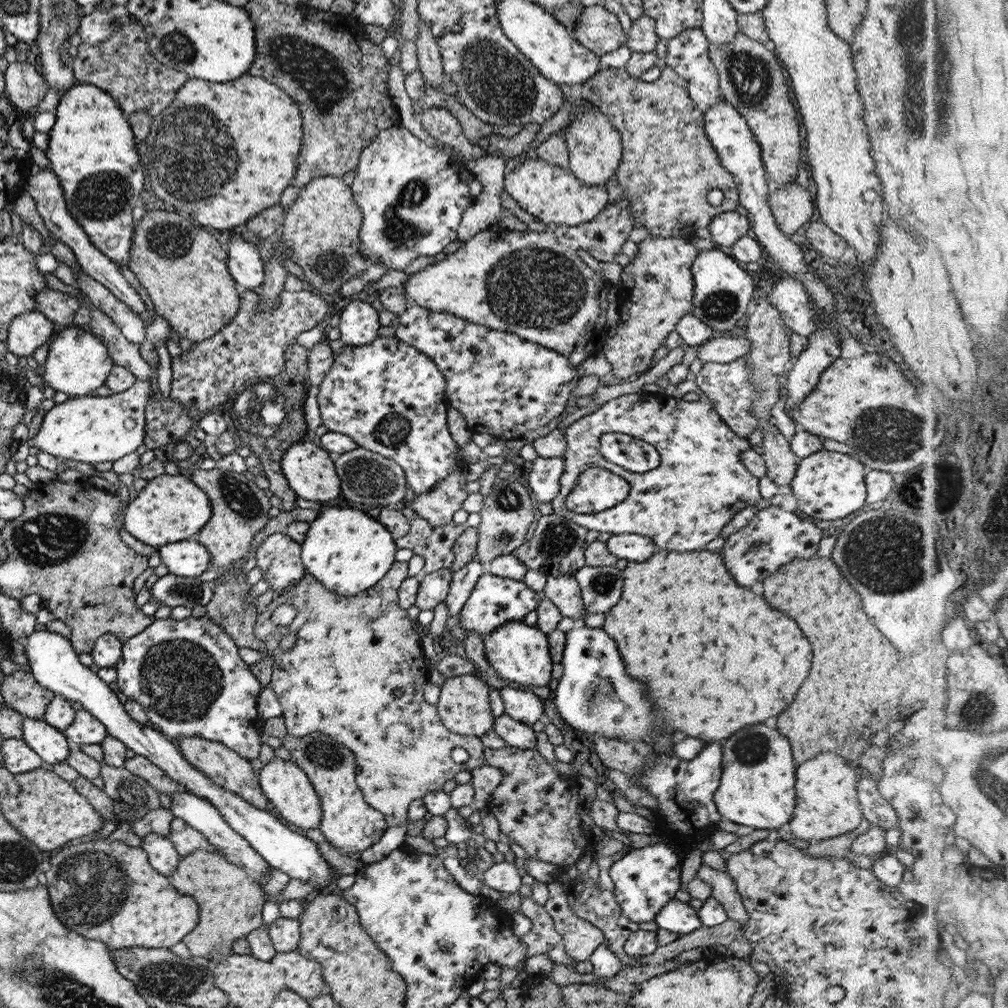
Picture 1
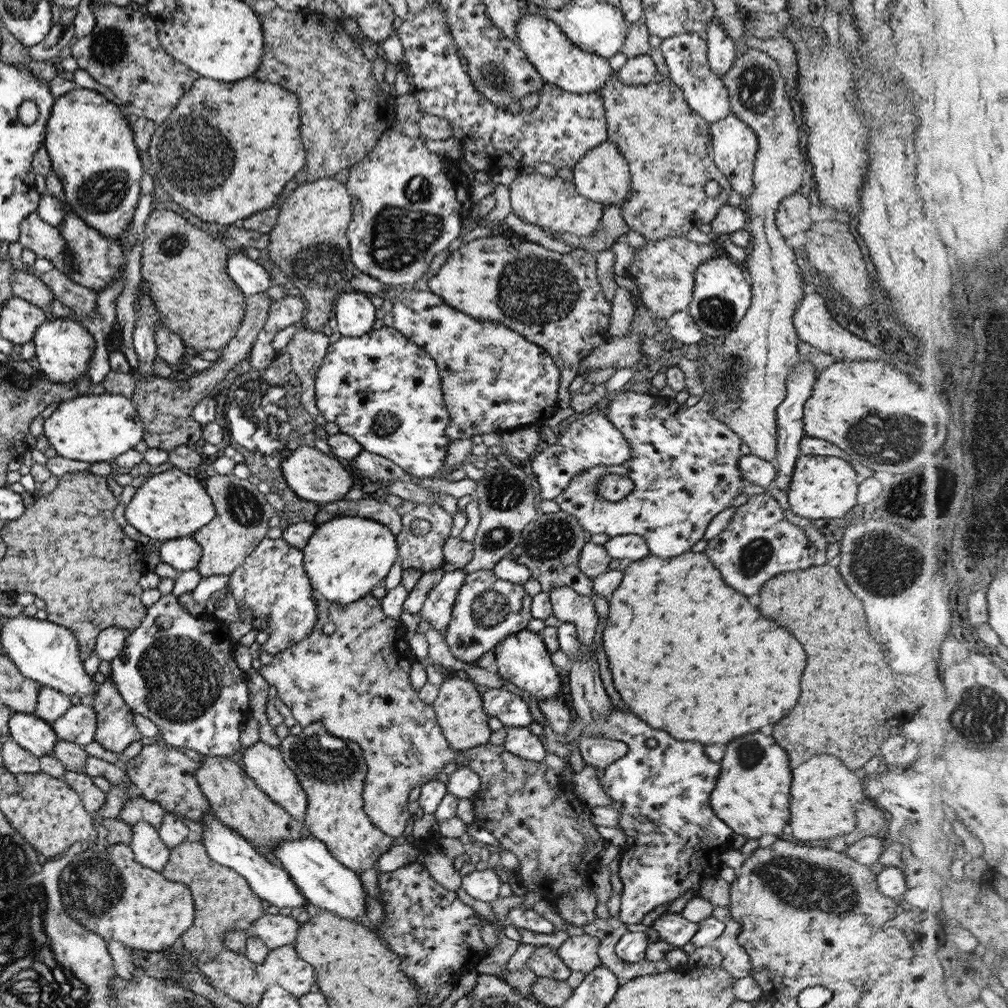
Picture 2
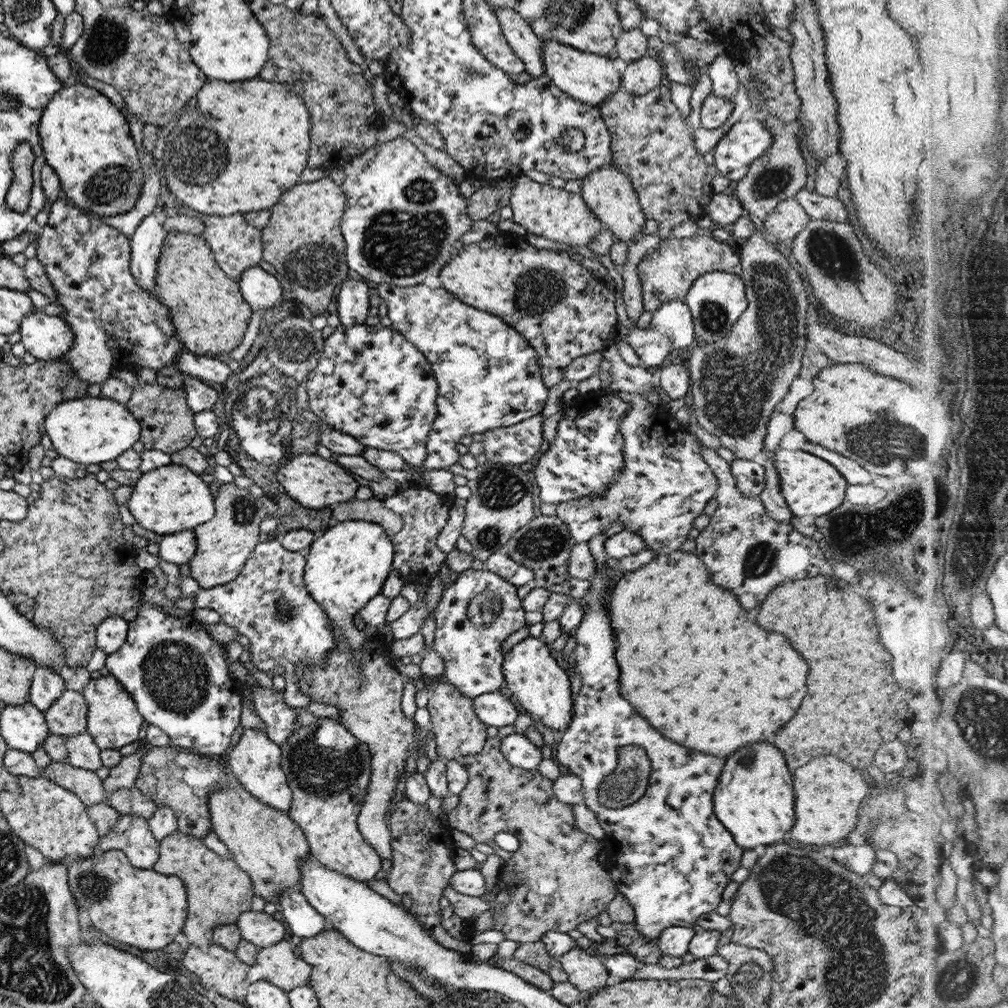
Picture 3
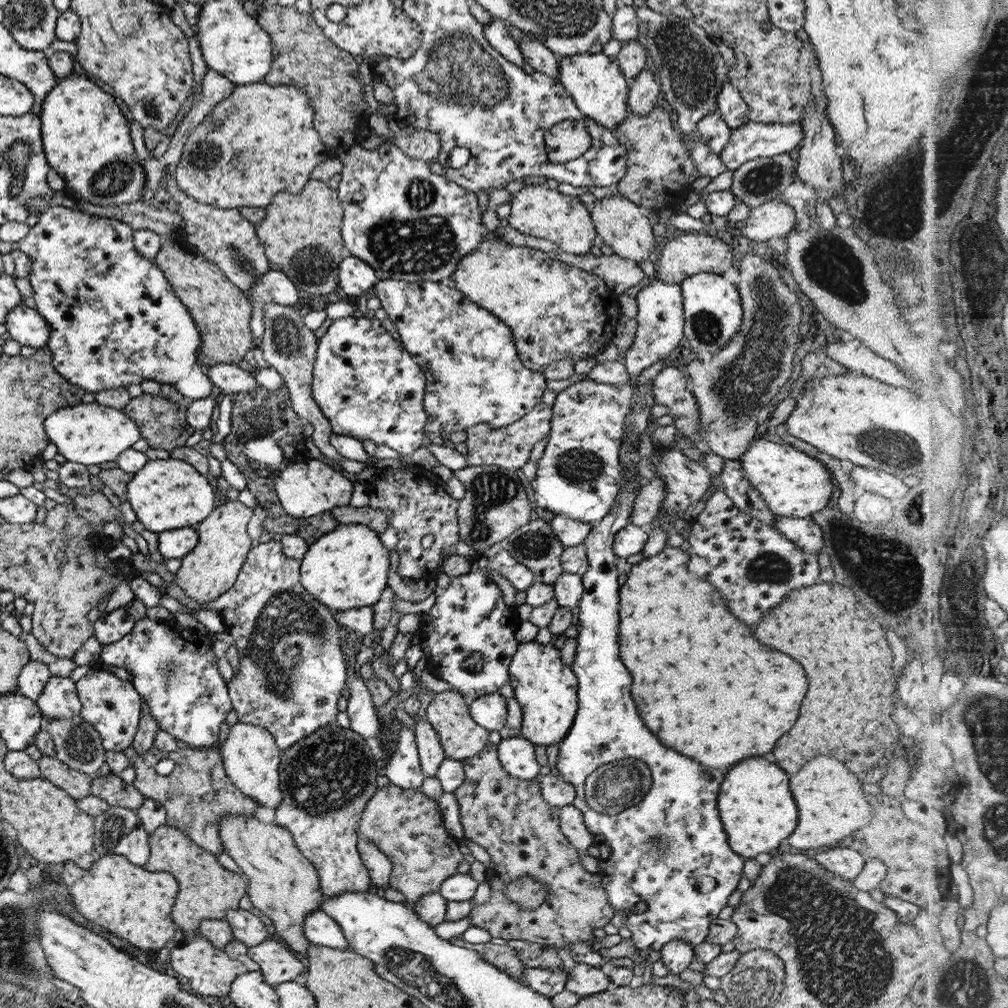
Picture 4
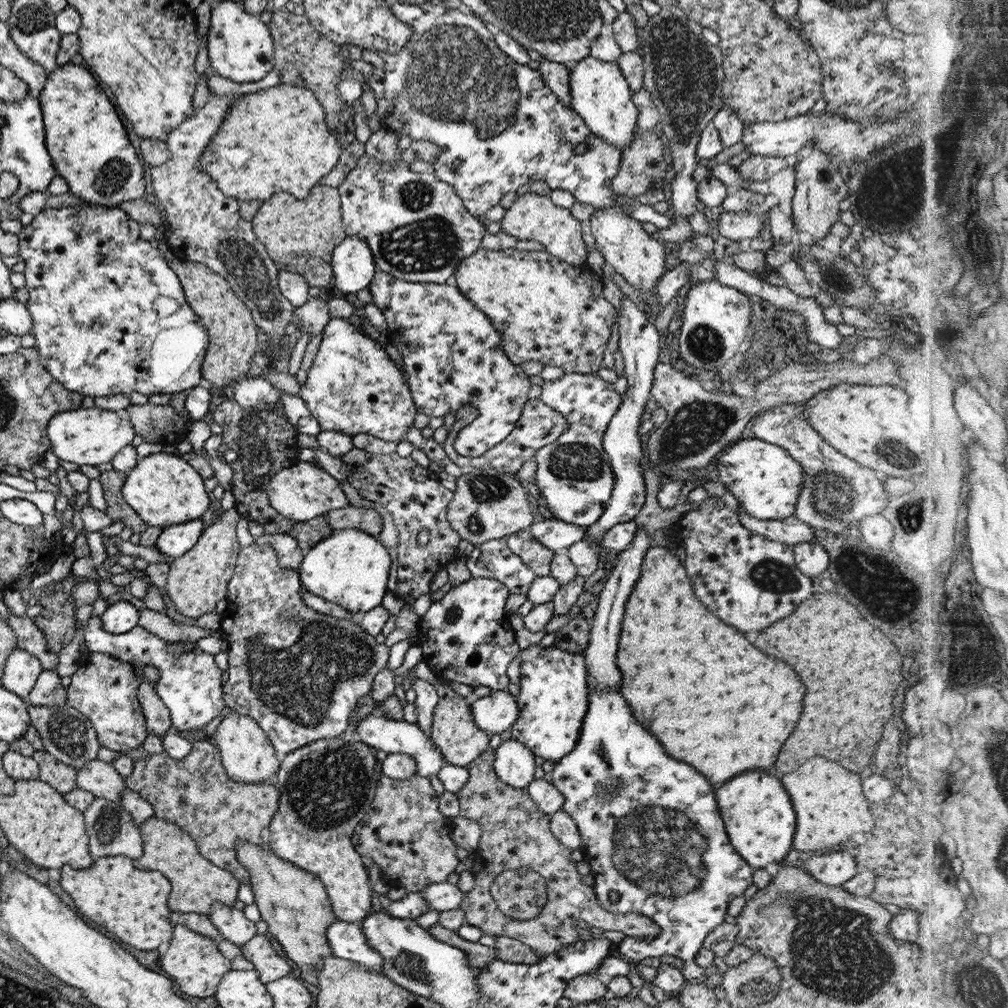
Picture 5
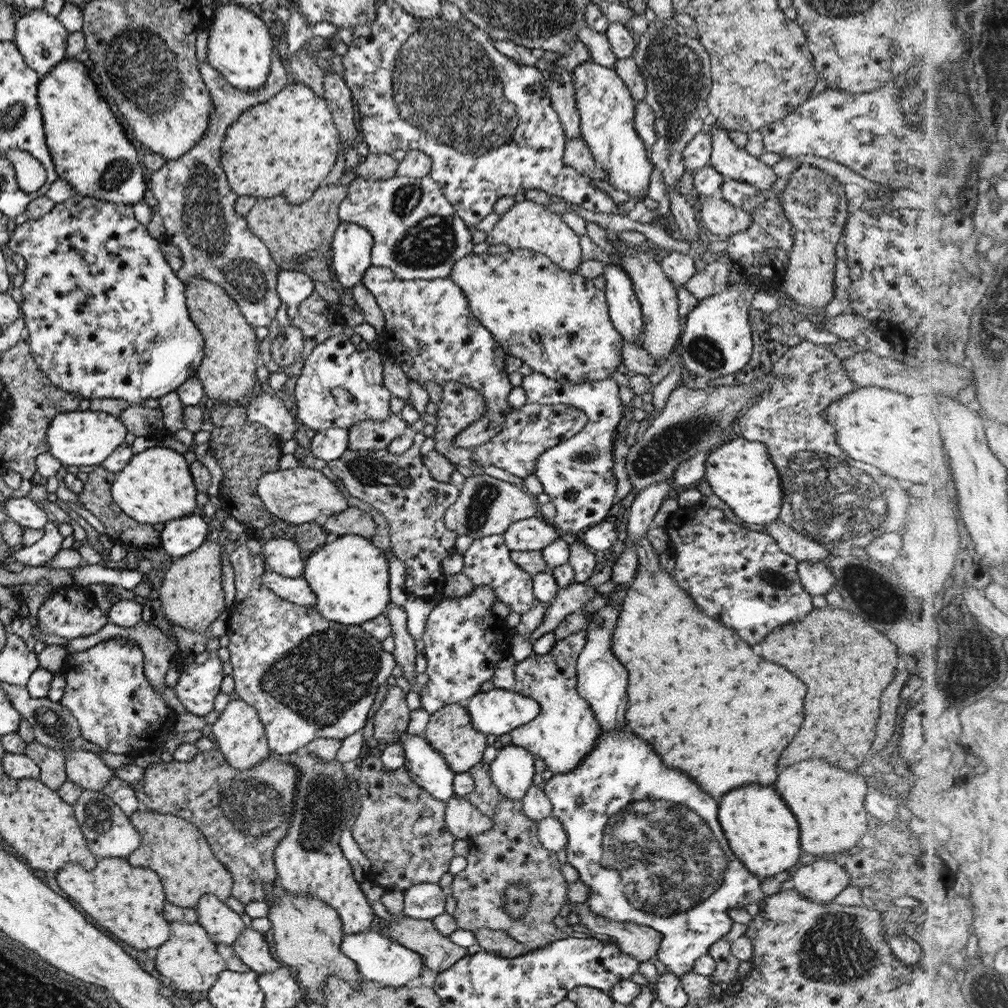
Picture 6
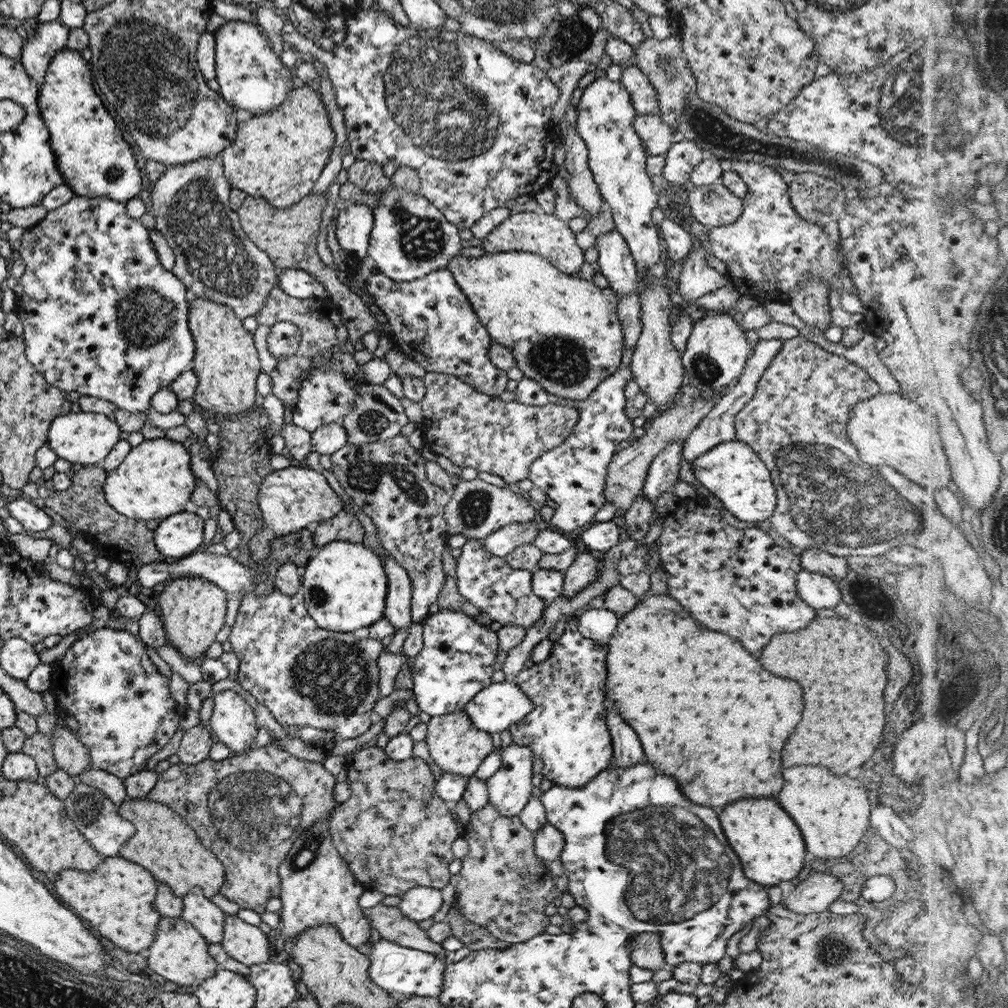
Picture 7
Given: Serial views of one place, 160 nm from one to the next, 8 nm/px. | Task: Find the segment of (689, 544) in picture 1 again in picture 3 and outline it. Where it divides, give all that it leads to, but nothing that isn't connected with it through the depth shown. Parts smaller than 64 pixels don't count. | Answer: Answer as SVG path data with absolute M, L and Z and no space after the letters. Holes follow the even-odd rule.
M619 391L616 394L621 401L629 403L625 418L619 422L619 431L623 437L623 468L615 474L613 482L598 497L581 497L572 501L560 502L555 515L566 524L575 544L587 543L592 536L606 530L612 524L620 522L622 529L629 530L645 540L645 549L656 555L677 551L685 542L687 532L691 530L694 518L705 508L708 500L714 498L718 482L711 470L707 468L705 459L697 448L697 438L687 430L685 424L677 422L674 416L663 409L662 405L651 410L642 395Z

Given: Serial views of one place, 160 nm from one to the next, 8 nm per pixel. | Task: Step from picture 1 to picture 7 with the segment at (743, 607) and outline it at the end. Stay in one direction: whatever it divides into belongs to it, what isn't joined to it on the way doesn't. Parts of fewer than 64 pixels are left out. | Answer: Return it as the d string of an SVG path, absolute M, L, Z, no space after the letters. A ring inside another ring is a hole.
M636 494L636 499L628 506L623 515L624 530L627 536L637 544L643 540L651 521L654 518L654 505L640 494ZM667 593L641 596L639 602L616 622L615 630L607 640L606 679L603 684L603 693L605 697L613 701L614 709L619 713L619 716L637 734L647 762L653 768L657 768L661 774L671 776L679 784L679 788L687 796L687 800L691 800L695 804L711 806L711 808L715 808L715 806L721 808L729 802L733 802L737 798L745 798L745 796L771 796L773 792L777 792L783 786L781 764L779 764L781 748L801 718L801 686L797 682L791 682L787 678L777 678L777 676L765 672L757 664L757 659L751 656L747 650L743 650L734 638L698 625L689 616L689 613Z

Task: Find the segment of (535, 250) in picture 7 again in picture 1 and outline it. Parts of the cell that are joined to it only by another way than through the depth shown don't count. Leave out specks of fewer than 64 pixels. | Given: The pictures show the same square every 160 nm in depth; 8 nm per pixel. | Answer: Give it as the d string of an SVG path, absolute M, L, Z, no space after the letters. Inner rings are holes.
M536 157L535 159L526 158L521 164L514 165L504 176L502 188L521 210L546 225L553 223L559 226L572 227L589 222L597 214L600 214L601 210L608 204L607 193L604 187L600 187L599 185L592 187L582 185L568 169L547 164L540 157Z

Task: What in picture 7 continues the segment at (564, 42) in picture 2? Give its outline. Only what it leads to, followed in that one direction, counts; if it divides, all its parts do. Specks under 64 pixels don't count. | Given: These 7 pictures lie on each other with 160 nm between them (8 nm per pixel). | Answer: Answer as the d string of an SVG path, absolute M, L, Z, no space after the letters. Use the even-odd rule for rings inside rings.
M607 77L596 78L585 88L581 89L581 95L576 105L575 131L586 144L586 161L592 174L592 179L597 185L598 191L604 200L604 204L610 210L614 229L623 237L630 255L636 266L638 282L641 286L647 283L647 275L641 273L644 267L649 267L659 260L661 245L659 245L659 234L657 226L651 222L651 211L656 208L657 191L649 181L645 173L645 158L641 139L634 131L632 122L637 114L632 107L629 93L620 85L619 81L609 80Z

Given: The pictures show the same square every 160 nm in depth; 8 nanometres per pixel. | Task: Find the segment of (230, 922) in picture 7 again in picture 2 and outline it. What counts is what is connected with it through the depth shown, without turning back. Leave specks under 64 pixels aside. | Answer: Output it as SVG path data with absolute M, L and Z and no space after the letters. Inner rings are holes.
M293 943L269 949L261 966L267 986L276 984L296 998L315 989L314 968L296 956Z

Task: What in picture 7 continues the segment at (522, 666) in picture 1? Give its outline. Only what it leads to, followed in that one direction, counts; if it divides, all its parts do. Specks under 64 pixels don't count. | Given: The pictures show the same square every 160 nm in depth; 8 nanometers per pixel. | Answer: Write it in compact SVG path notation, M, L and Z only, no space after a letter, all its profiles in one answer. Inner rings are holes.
M571 617L570 620L566 622L564 626L564 631L561 636L552 643L551 654L541 662L533 663L532 666L526 667L512 681L521 693L525 694L529 698L530 702L534 704L534 709L529 711L521 720L514 722L509 728L509 734L511 736L512 744L527 747L534 758L539 758L542 760L543 767L541 769L541 774L543 778L550 780L553 785L569 787L569 788L579 788L583 786L587 781L590 781L593 777L597 776L610 762L612 758L612 744L611 739L607 730L606 720L604 717L604 708L602 705L604 699L603 684L606 679L606 645L599 647L598 645L593 645L593 640L588 638L583 638L577 630L576 621Z

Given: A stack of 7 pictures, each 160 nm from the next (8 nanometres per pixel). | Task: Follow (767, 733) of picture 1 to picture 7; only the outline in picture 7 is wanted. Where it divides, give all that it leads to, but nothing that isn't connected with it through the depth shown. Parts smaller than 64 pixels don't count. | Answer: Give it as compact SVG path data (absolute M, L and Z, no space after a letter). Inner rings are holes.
M741 798L737 802L731 802L729 806L725 806L721 810L719 822L721 822L721 830L728 845L740 862L742 873L751 882L764 888L777 886L782 881L790 882L801 870L803 856L805 856L805 846L803 846L801 834L799 834L797 826L793 824L793 820L771 798Z

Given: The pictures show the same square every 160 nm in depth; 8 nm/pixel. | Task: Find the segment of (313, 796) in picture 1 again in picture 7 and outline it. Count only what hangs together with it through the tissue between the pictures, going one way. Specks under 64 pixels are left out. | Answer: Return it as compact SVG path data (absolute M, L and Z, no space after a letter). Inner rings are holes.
M232 690L213 694L212 713L205 722L216 740L225 744L232 754L249 749L257 734L253 709L241 697Z

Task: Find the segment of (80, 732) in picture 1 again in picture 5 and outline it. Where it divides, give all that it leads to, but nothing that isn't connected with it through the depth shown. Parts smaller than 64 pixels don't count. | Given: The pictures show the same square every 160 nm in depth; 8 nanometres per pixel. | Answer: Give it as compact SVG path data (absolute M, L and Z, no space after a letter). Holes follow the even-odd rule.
M42 670L35 679L33 688L23 699L31 706L61 706L66 702L65 690L67 689L61 687L60 677L54 670Z

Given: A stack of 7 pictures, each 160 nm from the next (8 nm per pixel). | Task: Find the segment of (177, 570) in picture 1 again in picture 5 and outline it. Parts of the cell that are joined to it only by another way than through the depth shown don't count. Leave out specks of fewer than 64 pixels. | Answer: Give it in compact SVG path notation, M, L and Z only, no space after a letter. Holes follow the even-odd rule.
M203 518L162 528L157 536L155 546L159 553L175 558L188 552L199 539L203 530Z

